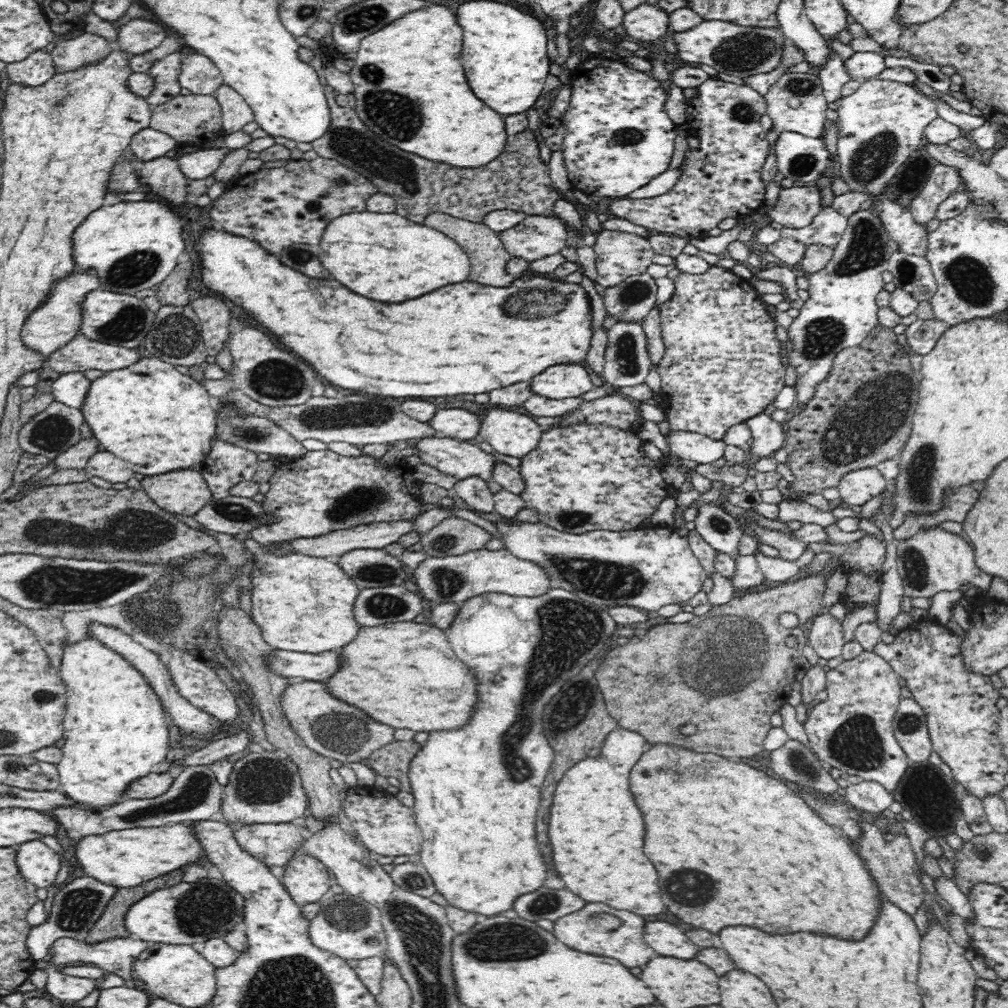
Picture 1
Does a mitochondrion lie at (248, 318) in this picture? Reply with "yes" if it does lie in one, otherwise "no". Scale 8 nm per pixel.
no

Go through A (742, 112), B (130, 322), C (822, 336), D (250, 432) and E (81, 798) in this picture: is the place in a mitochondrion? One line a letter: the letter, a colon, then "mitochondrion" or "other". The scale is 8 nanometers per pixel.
A: mitochondrion
B: mitochondrion
C: mitochondrion
D: mitochondrion
E: other

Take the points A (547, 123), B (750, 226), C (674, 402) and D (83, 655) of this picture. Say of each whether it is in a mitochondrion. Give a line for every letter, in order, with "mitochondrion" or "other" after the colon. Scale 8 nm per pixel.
A: other
B: other
C: other
D: other

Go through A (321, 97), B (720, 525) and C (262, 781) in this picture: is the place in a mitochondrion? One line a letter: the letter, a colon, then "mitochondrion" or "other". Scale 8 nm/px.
A: other
B: mitochondrion
C: mitochondrion

